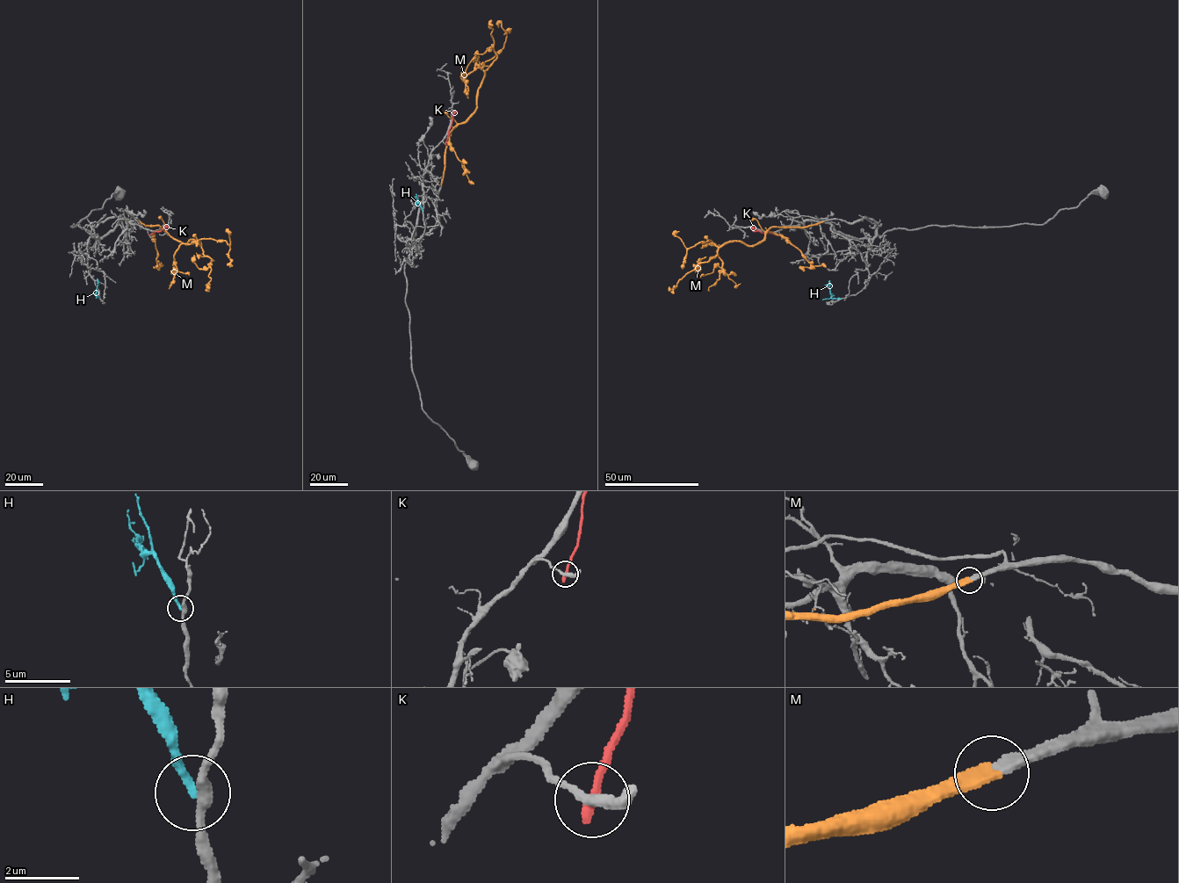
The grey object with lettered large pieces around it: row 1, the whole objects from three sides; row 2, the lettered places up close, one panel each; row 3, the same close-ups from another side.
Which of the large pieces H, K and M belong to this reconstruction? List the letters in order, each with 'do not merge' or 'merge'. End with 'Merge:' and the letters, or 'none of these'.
H: do not merge
K: do not merge
M: merge
Merge: M

